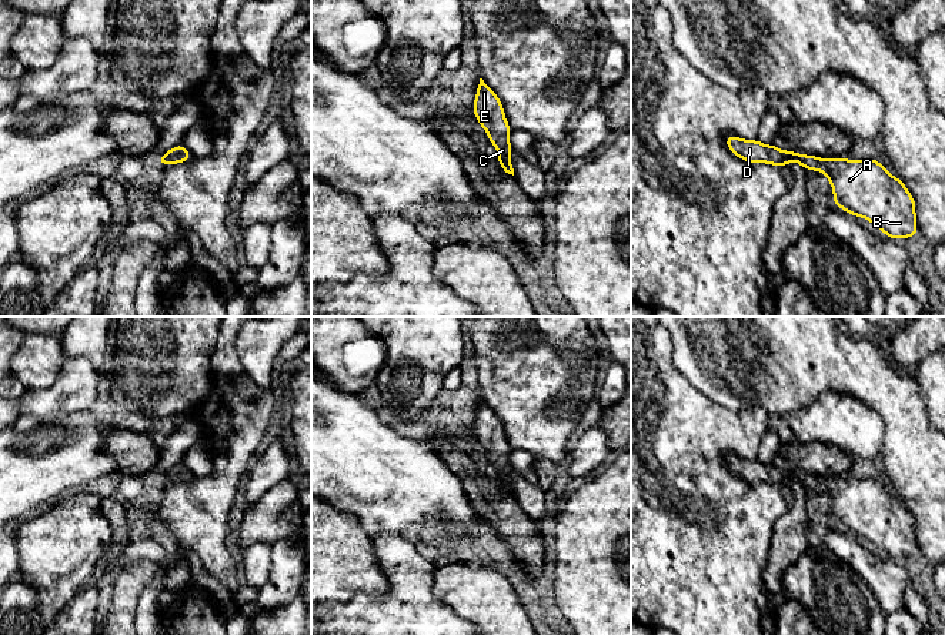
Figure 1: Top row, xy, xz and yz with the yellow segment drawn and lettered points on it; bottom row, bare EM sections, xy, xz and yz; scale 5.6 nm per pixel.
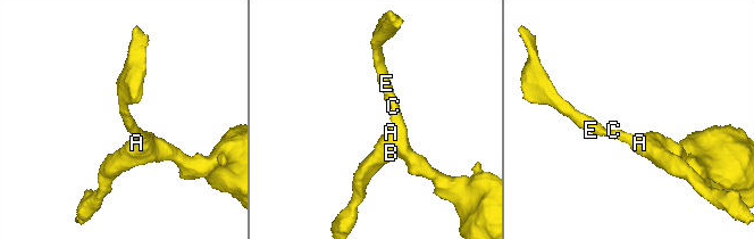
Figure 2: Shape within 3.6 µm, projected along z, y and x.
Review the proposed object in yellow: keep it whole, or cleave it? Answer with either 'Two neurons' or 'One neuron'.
One neuron

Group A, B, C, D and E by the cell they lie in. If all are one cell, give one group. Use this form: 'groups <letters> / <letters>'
groups A B C D E

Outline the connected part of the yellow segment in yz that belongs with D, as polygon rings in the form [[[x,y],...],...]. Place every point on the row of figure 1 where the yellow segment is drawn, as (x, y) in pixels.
[[[734,136],[725,137],[725,144],[737,157],[749,163],[771,163],[781,167],[797,160],[805,170],[822,171],[831,181],[835,205],[855,217],[865,217],[888,238],[918,237],[914,197],[902,180],[891,176],[874,158],[827,161]]]

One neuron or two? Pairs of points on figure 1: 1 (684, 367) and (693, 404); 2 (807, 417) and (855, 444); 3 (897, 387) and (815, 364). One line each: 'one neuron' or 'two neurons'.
1: two neurons
2: one neuron
3: one neuron

